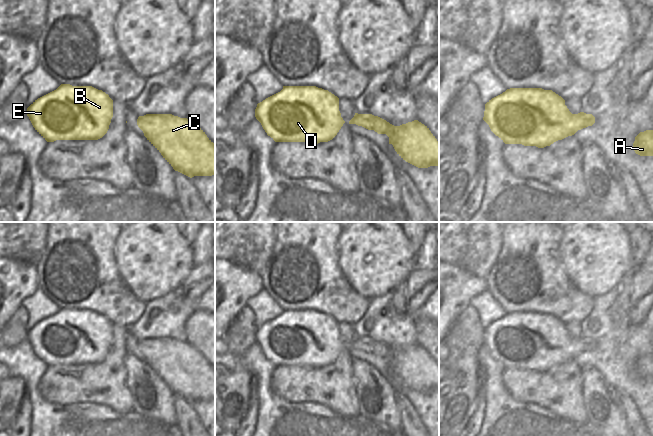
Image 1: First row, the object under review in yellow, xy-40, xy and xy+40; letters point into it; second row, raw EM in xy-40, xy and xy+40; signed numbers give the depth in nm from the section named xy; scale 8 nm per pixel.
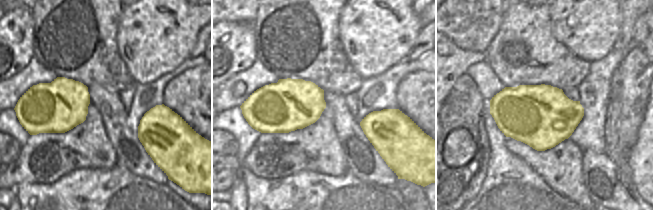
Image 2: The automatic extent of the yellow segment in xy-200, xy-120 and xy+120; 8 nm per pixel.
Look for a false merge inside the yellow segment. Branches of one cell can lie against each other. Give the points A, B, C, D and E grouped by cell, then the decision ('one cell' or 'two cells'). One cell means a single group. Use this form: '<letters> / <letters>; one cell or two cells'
A B C D E; one cell

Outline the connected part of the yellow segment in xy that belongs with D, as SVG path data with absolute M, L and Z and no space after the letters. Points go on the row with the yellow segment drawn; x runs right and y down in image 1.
M283 86L283 89L257 104L255 117L275 142L328 142L332 140L345 121L339 111L339 98L316 86Z

